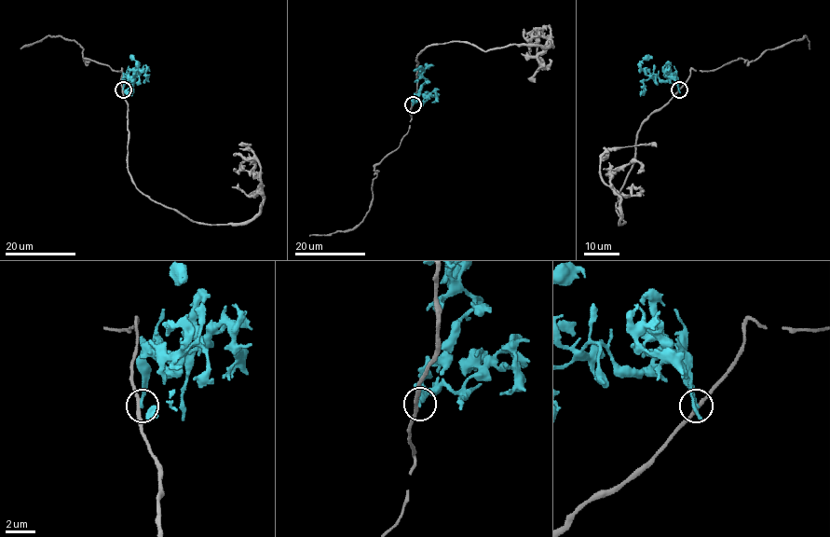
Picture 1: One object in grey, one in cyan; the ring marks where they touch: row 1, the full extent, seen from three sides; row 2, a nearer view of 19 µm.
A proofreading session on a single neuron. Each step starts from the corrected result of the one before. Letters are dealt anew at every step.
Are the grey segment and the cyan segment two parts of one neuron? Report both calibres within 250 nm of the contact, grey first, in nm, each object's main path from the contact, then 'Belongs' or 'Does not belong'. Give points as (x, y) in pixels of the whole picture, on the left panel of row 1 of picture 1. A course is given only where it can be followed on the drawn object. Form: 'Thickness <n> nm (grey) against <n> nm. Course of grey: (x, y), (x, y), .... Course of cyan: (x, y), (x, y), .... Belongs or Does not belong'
Thickness 240 nm (grey) against 220 nm. Course of grey: (123, 89), (128, 170), (133, 184), (152, 199), (196, 222), (246, 224), (258, 213), (260, 165), (246, 146). Course of cyan: (123, 89), (125, 76), (130, 80), (136, 74), (132, 75), (137, 62), (131, 57). Does not belong

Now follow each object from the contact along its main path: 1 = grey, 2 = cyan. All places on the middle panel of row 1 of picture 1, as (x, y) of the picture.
1: (412, 104), (416, 56), (430, 45), (467, 41), (485, 51), (548, 47), (550, 25), (539, 34), (536, 82)
2: (412, 104), (426, 81), (422, 73), (427, 66), (421, 77)

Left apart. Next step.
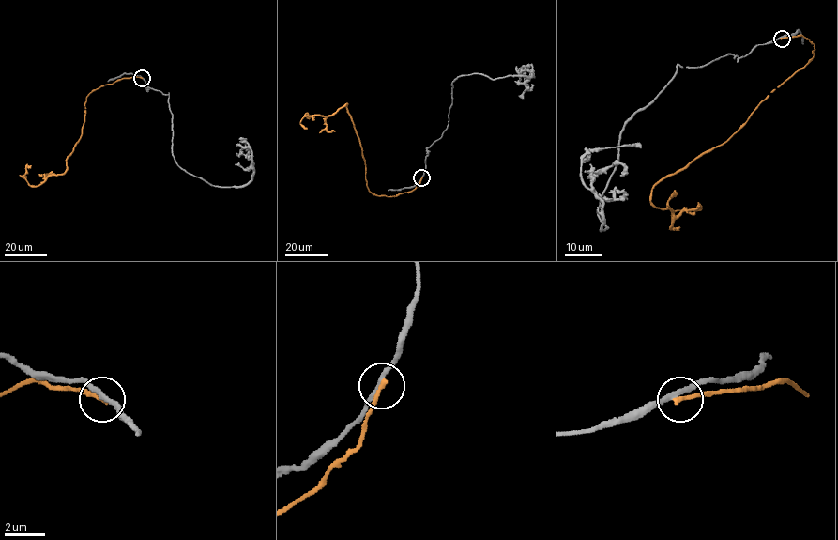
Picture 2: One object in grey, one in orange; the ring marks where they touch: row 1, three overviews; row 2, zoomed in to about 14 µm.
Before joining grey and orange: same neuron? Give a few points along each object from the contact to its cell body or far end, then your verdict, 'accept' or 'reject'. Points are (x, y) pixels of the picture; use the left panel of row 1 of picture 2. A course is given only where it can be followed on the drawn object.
course grey (142, 78), (145, 87), (169, 93), (172, 153), (187, 172), (213, 185), (244, 186), (253, 171), (244, 140); course orange (142, 78), (93, 90), (66, 171), (39, 185), (20, 176), (26, 176); reject

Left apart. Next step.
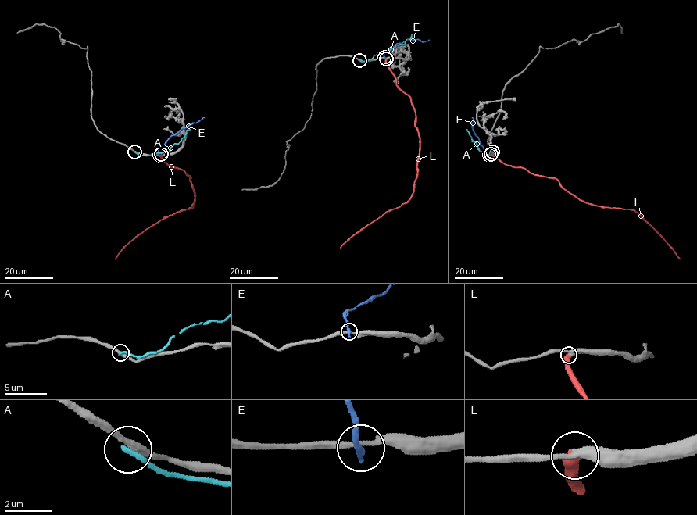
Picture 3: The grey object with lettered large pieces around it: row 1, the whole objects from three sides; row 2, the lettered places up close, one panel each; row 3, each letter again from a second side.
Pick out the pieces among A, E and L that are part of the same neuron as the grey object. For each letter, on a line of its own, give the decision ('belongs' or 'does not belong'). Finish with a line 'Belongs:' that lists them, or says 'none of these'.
A: does not belong
E: does not belong
L: belongs
Belongs: L

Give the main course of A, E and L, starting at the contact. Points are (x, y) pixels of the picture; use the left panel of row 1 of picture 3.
A: (134, 151), (149, 155), (169, 151), (190, 129)
E: (159, 155), (158, 149), (172, 135), (205, 117)
L: (161, 154), (171, 166), (181, 169), (191, 177), (194, 202), (192, 207), (164, 216), (137, 235), (115, 259)

